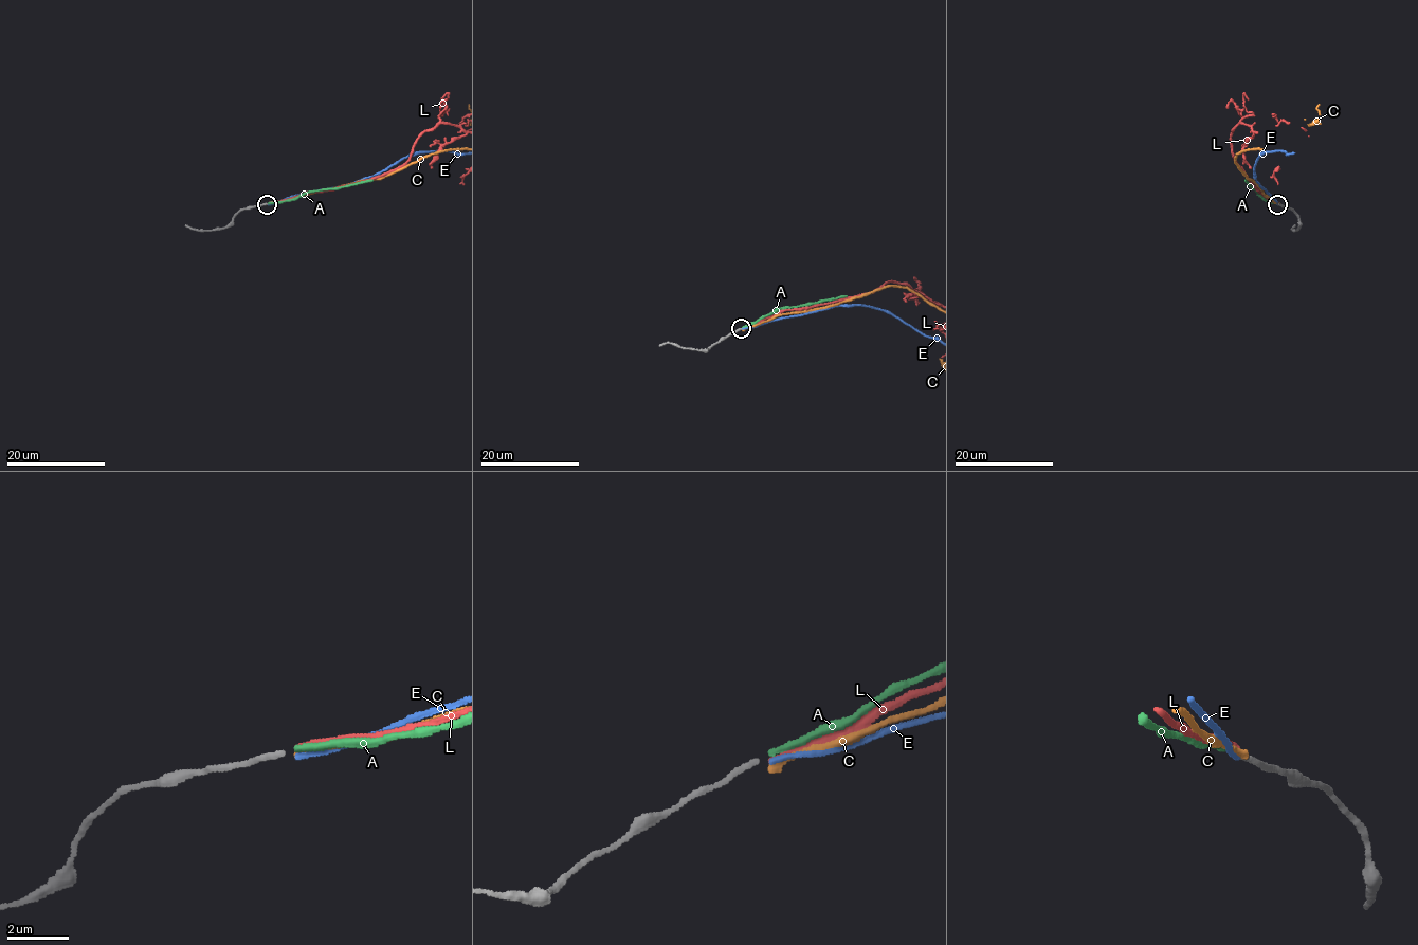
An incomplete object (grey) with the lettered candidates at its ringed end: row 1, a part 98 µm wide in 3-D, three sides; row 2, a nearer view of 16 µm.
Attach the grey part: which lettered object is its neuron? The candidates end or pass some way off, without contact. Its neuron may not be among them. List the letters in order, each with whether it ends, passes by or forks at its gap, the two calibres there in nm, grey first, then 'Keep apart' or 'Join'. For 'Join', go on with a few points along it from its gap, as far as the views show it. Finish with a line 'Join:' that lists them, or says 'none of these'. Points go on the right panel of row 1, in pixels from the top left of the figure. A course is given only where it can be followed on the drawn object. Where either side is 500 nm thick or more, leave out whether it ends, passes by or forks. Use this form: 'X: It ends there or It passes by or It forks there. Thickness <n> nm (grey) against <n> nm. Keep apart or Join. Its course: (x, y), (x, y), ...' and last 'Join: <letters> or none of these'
A: It ends there. Thickness 190 nm (grey) against 200 nm. Keep apart
C: It ends there. Thickness 190 nm (grey) against 220 nm. Keep apart
E: It ends there. Thickness 190 nm (grey) against 170 nm. Keep apart
L: It ends there. Thickness 190 nm (grey) against 240 nm. Keep apart
Join: none of these

